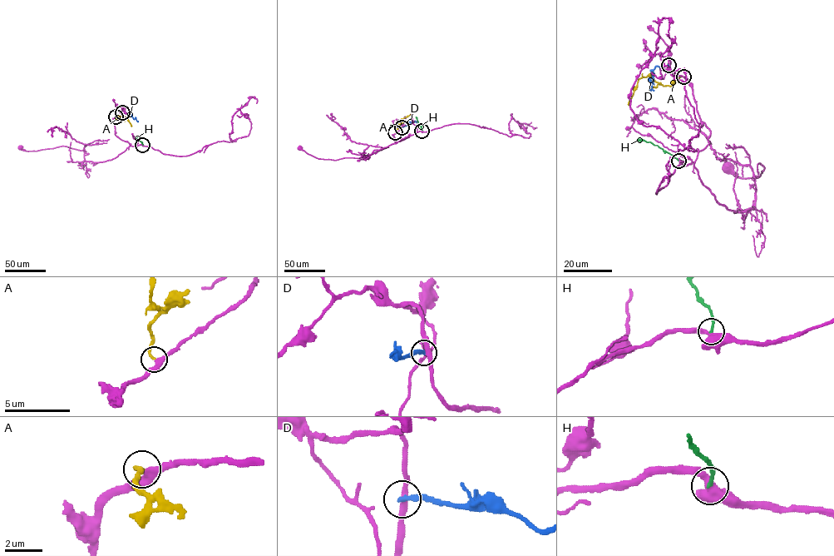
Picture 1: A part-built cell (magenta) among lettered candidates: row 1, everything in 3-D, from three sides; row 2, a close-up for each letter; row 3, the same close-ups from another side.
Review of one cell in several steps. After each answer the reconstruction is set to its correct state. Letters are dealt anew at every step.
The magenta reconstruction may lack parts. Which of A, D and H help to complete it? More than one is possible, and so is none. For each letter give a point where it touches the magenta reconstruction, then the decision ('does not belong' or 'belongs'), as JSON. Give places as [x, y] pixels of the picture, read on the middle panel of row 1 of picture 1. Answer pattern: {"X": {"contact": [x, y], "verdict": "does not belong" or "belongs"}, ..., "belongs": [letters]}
{"A": {"contact": [395, 132], "verdict": "belongs"}, "D": {"contact": [402, 127], "verdict": "does not belong"}, "H": {"contact": [421, 131], "verdict": "does not belong"}, "belongs": ["A"]}

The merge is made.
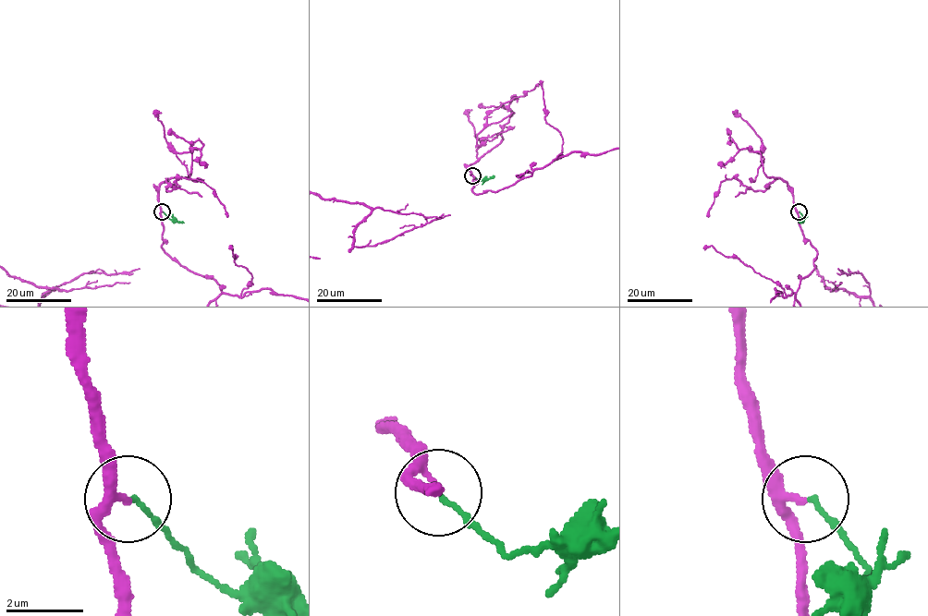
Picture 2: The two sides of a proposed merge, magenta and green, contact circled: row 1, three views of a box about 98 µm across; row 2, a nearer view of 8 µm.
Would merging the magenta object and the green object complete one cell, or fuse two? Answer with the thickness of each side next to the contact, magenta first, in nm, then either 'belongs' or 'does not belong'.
150/100 nm | belongs

